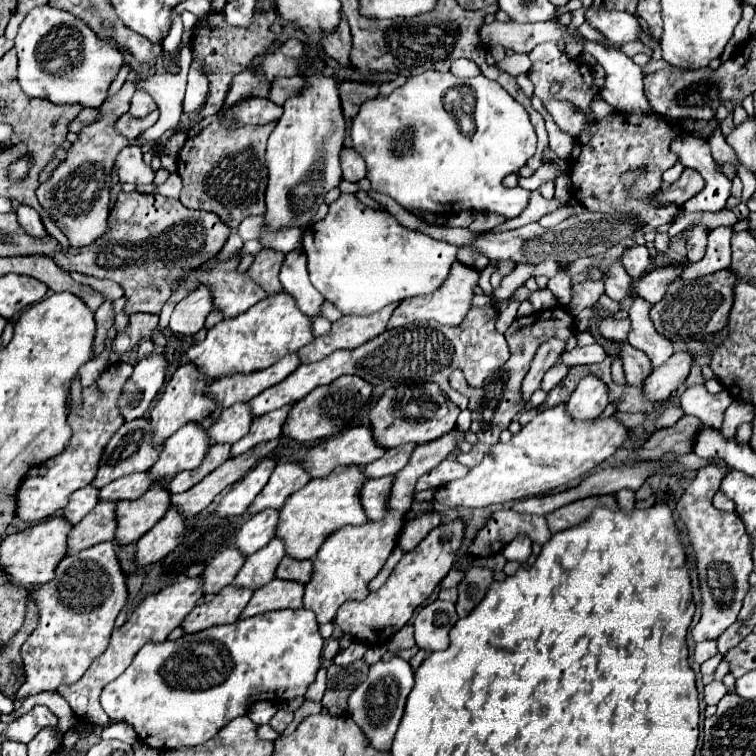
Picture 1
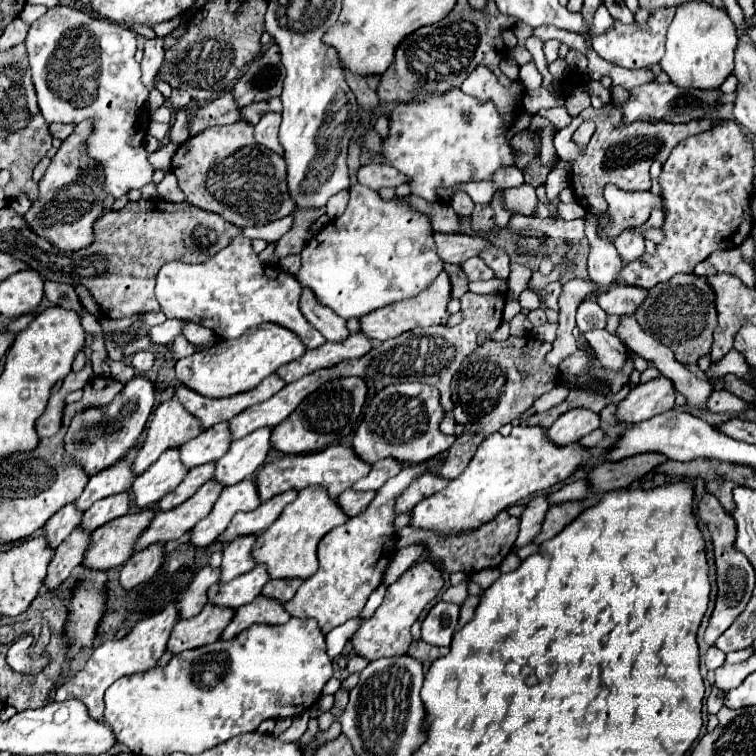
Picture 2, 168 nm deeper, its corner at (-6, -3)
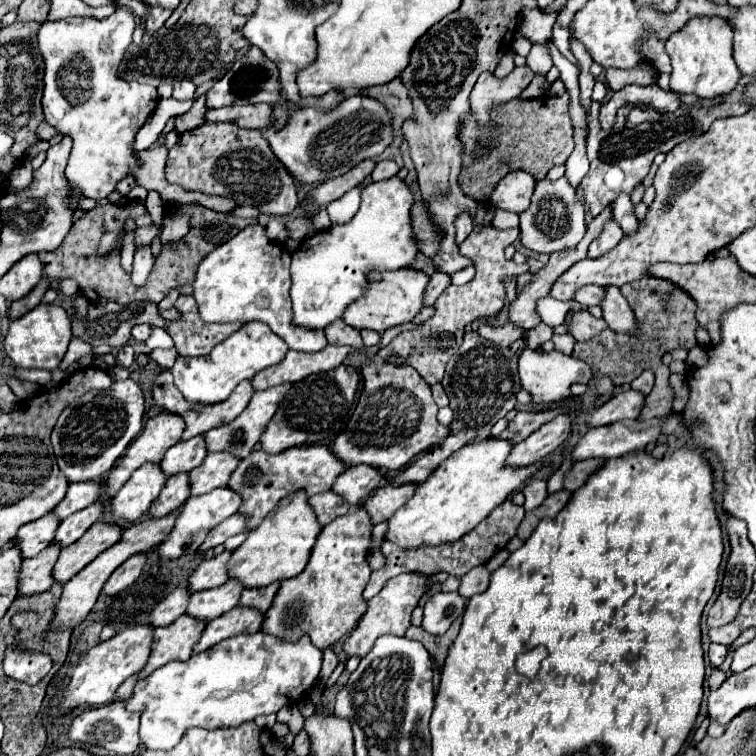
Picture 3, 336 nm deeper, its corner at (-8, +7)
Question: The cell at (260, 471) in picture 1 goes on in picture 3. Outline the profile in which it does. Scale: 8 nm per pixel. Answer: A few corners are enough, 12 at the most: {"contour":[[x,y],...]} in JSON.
{"contour":[[228,486],[190,496],[160,558],[196,552],[206,534],[236,514]]}

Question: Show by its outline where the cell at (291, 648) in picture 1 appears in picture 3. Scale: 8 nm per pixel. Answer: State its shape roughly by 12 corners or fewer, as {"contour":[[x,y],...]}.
{"contour":[[242,632],[122,702],[144,748],[300,702],[322,652]]}

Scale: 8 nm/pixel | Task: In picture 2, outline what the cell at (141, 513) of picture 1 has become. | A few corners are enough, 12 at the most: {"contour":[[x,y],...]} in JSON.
{"contour":[[152,510],[114,518],[96,528],[82,566],[110,570],[132,556]]}

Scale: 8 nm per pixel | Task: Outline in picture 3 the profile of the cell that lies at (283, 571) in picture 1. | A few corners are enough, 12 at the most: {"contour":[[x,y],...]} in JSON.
{"contour":[[280,582],[268,588],[246,588],[238,604],[266,612]]}

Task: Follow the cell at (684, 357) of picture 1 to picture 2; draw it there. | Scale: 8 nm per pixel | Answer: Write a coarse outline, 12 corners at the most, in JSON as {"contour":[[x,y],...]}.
{"contour":[[666,378],[638,384],[618,404],[616,420],[638,424],[674,408]]}

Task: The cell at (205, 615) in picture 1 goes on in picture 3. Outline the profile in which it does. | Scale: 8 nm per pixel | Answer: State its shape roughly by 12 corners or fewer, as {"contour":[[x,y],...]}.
{"contour":[[184,614],[156,628],[140,678],[188,660],[208,622]]}

